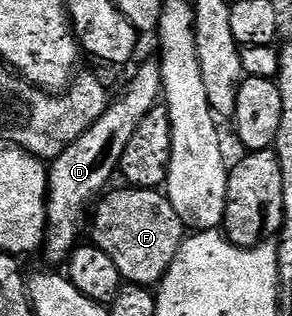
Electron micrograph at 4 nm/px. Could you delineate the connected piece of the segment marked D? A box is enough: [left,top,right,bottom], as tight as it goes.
[42,61,164,264]

